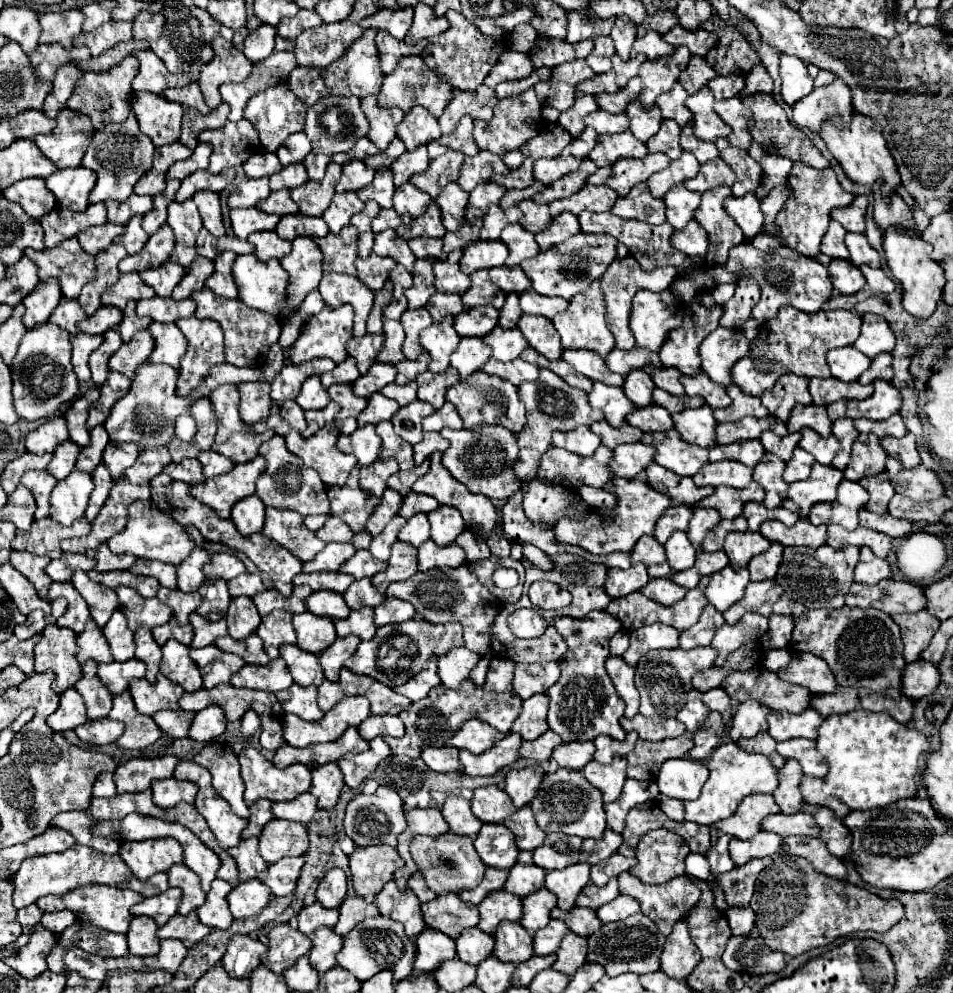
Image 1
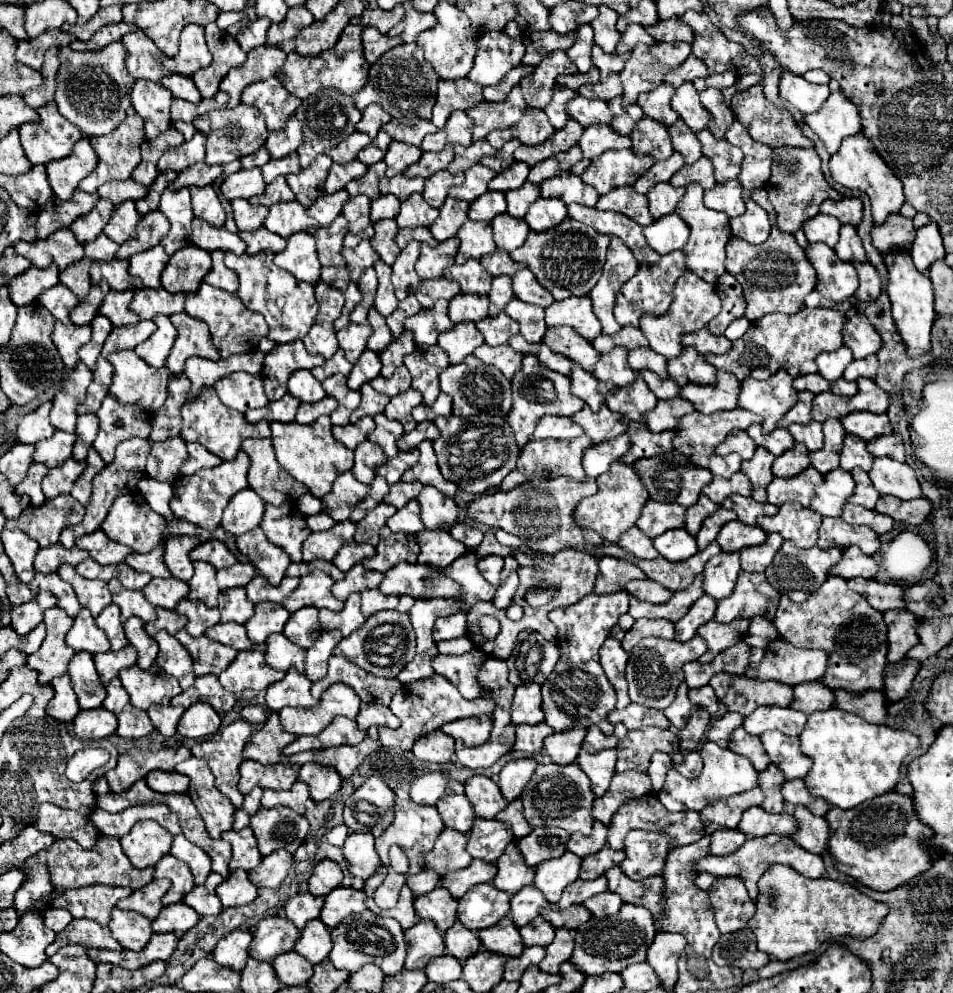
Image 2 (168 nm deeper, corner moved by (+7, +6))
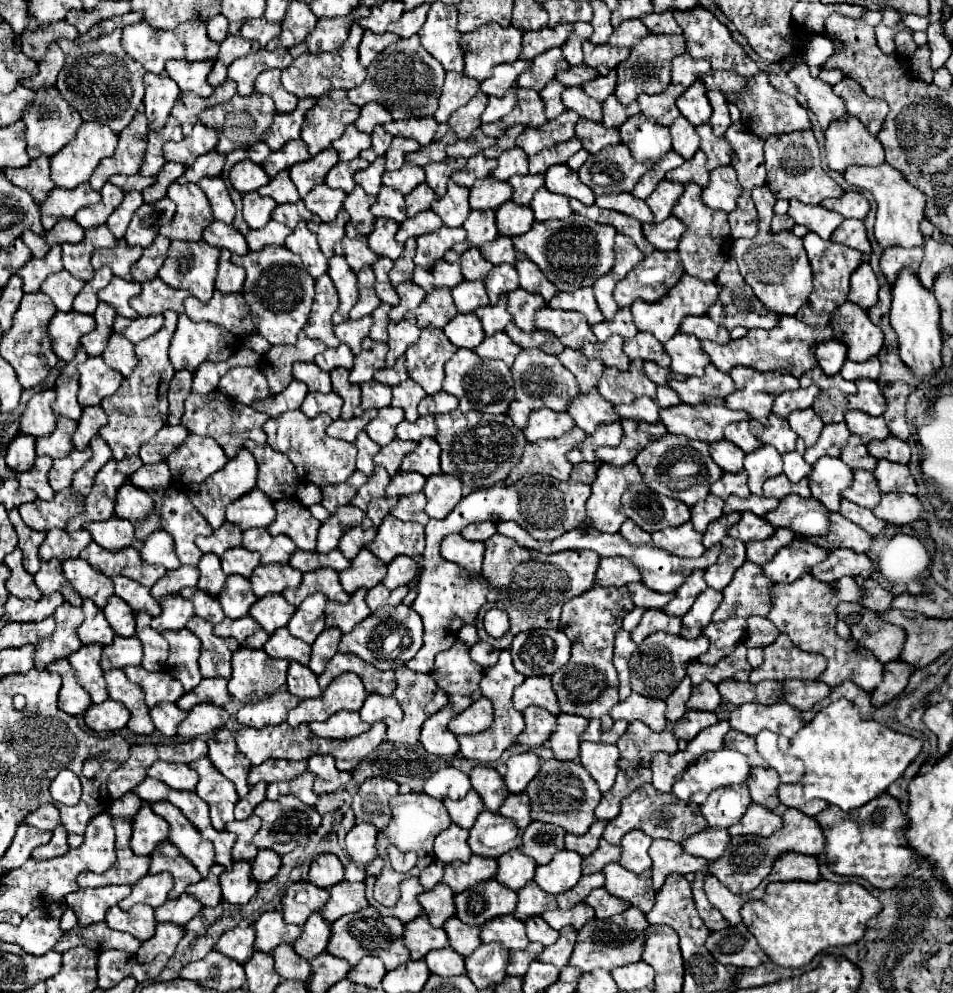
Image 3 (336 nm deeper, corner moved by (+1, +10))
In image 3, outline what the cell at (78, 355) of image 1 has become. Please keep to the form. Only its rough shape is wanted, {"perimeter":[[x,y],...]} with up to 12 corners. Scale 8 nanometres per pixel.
{"perimeter":[[57,311],[49,323],[53,351],[73,361],[79,339],[95,329],[83,313]]}

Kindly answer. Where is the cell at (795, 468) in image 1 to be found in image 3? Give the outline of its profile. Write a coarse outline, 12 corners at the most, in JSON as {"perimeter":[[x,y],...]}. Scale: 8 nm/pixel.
{"perimeter":[[803,439],[797,449],[783,455],[783,473],[789,481],[811,475],[811,465],[803,459]]}

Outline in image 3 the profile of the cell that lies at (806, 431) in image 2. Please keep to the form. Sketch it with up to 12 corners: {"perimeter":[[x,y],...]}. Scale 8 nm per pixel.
{"perimeter":[[813,409],[795,411],[787,417],[791,429],[815,445],[823,421]]}

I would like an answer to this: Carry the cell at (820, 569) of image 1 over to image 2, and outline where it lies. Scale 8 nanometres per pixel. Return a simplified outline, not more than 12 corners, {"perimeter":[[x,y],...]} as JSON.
{"perimeter":[[783,541],[765,575],[803,603],[829,577],[841,549]]}

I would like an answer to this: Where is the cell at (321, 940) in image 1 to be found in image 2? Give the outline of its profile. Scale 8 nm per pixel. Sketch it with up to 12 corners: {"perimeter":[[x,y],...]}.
{"perimeter":[[313,919],[293,947],[309,963],[331,951],[329,929]]}

